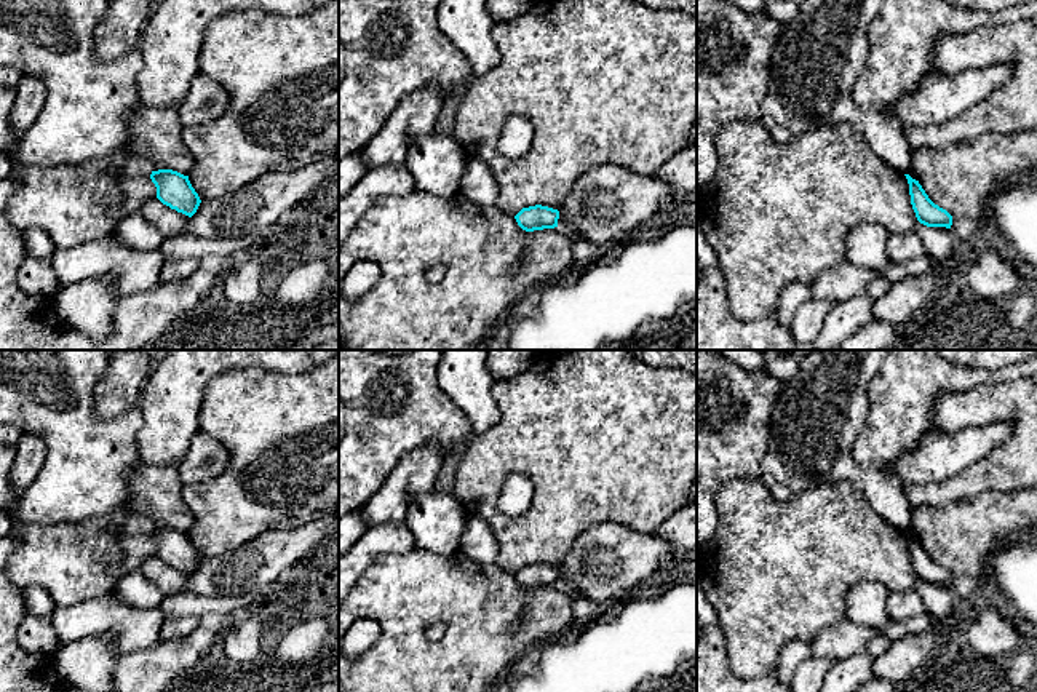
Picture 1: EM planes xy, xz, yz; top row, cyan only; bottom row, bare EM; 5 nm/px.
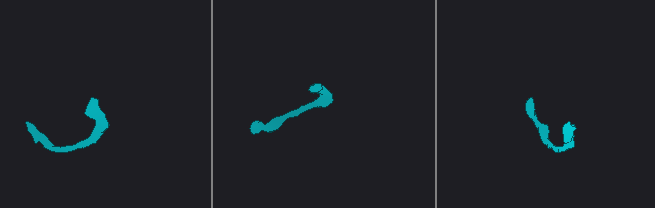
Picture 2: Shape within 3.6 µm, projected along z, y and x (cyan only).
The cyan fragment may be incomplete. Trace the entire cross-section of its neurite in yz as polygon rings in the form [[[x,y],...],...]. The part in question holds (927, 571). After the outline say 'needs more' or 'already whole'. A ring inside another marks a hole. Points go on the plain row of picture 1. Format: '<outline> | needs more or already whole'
[[[909,532],[904,534],[909,542],[911,563],[917,579],[927,585],[951,587],[952,574],[928,556],[919,539],[912,537]]] | already whole

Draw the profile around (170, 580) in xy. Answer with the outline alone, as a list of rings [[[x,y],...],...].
[[[157,555],[145,558],[139,567],[139,572],[149,582],[157,585],[165,598],[182,593],[190,587],[189,574],[171,567],[169,564],[163,563]]]

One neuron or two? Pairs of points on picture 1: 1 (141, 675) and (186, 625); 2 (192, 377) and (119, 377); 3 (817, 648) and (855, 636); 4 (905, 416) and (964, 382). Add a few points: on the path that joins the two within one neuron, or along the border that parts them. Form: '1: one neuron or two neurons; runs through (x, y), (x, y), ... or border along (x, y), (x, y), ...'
1: two neurons; border along (197, 625), (184, 636), (136, 649)
2: two neurons; border along (150, 373), (143, 385), (138, 405)
3: one neuron; runs through (826, 648), (846, 646)
4: one neuron; runs through (919, 401), (938, 382), (949, 382)

